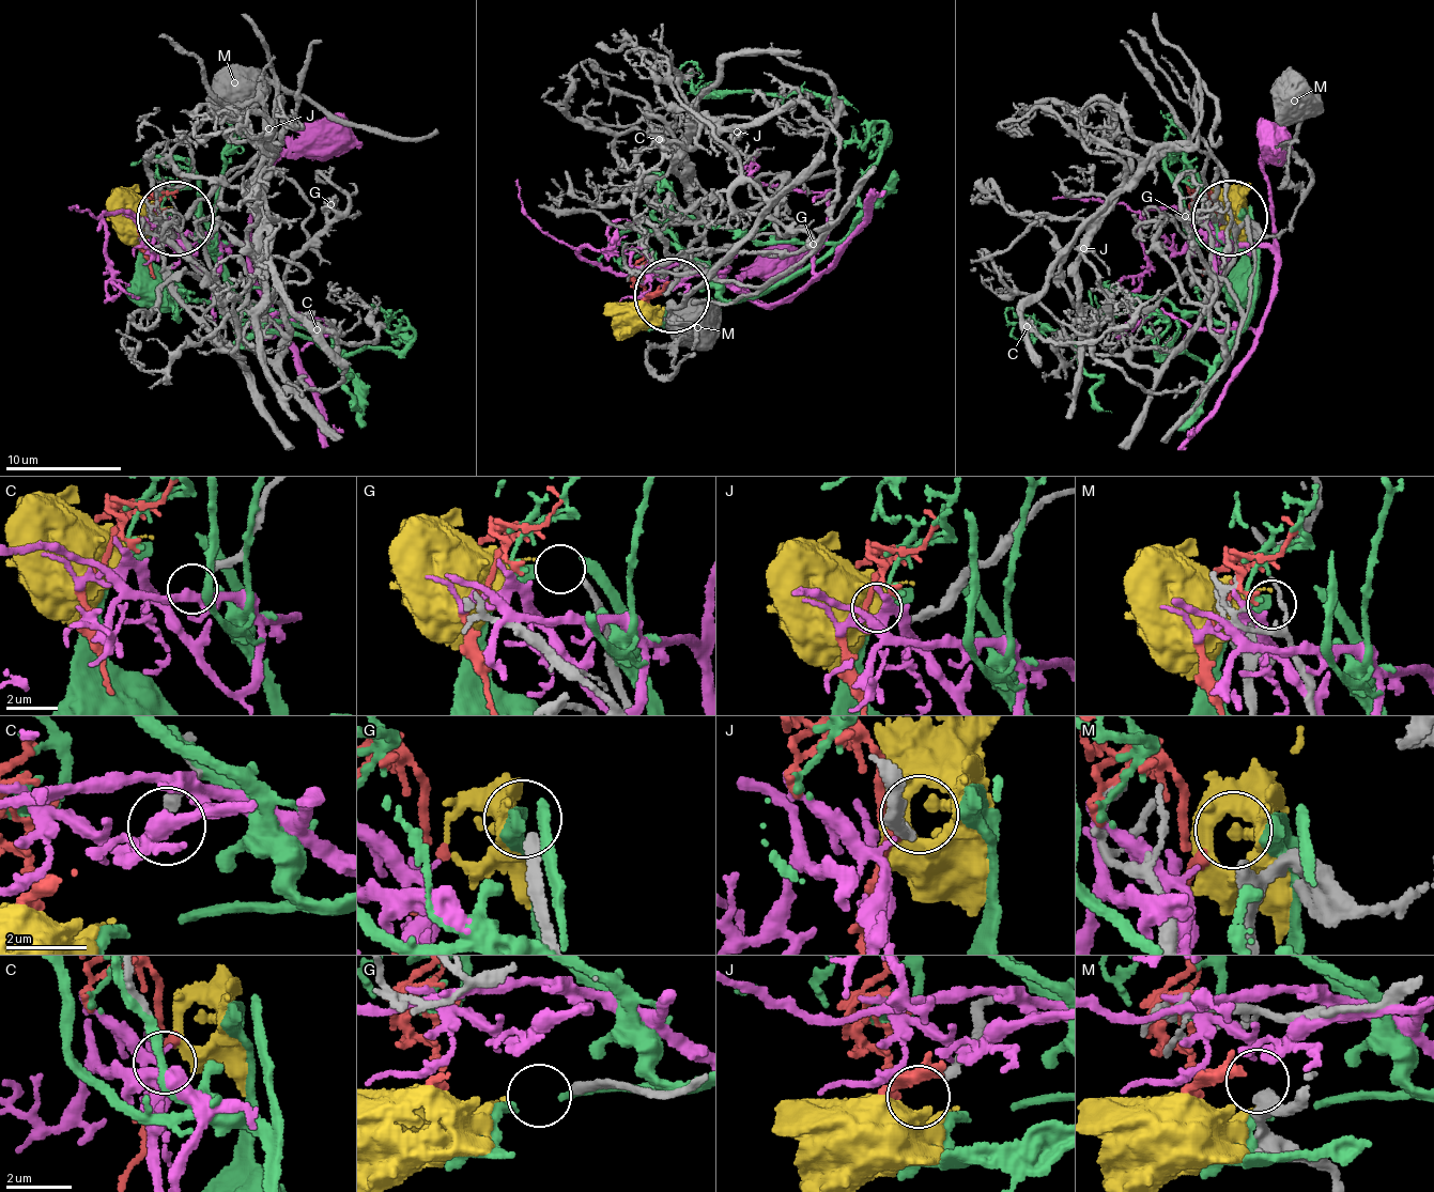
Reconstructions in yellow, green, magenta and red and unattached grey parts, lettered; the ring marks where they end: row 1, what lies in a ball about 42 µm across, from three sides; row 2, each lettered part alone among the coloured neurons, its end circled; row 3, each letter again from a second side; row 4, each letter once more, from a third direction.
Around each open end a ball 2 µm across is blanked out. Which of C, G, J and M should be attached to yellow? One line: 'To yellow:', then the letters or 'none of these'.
To yellow: G

